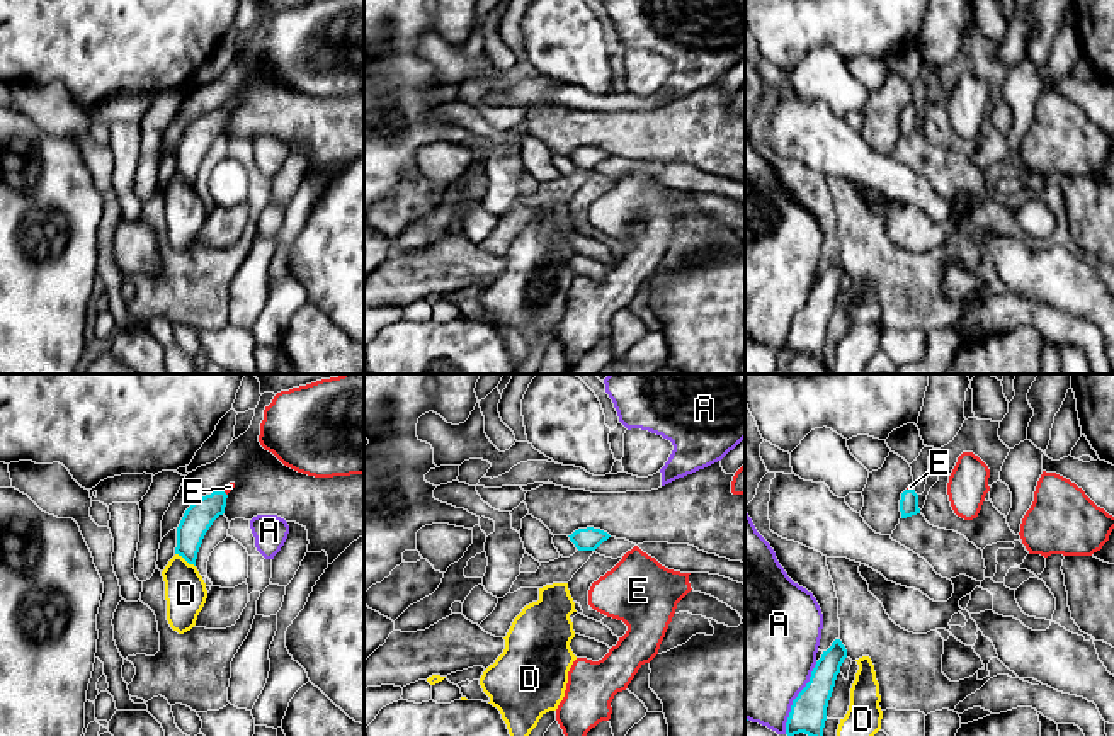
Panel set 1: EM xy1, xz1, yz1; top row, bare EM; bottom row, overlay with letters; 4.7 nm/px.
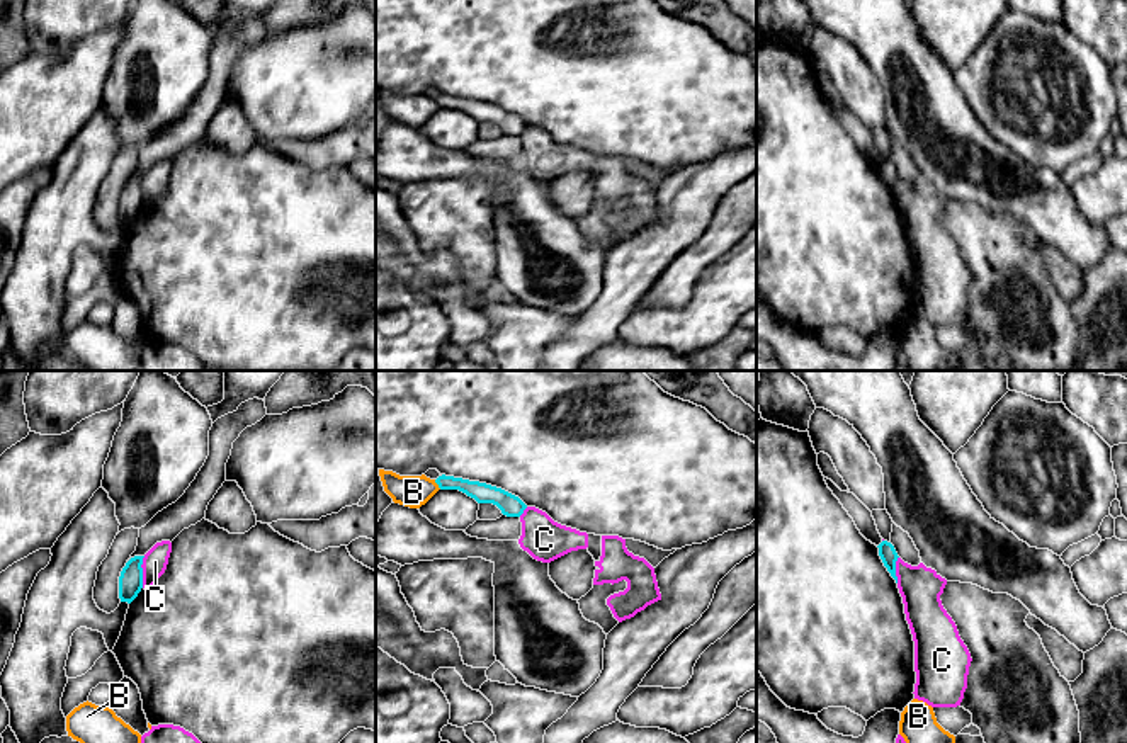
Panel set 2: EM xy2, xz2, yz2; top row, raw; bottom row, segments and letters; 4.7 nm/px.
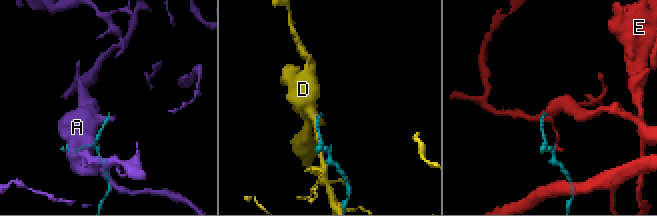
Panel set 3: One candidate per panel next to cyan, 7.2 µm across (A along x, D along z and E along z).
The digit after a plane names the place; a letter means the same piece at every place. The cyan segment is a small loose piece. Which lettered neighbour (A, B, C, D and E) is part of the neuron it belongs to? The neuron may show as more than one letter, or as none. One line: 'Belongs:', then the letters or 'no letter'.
Belongs: E

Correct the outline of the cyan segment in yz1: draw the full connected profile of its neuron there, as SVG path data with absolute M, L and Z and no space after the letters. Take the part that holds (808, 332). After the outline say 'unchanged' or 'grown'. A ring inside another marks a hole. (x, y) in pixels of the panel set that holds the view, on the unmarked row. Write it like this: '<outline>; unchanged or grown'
M835 258L832 265L823 270L811 291L810 301L793 320L786 342L787 357L804 352L823 360L828 320L845 277L847 269L840 258Z; unchanged

